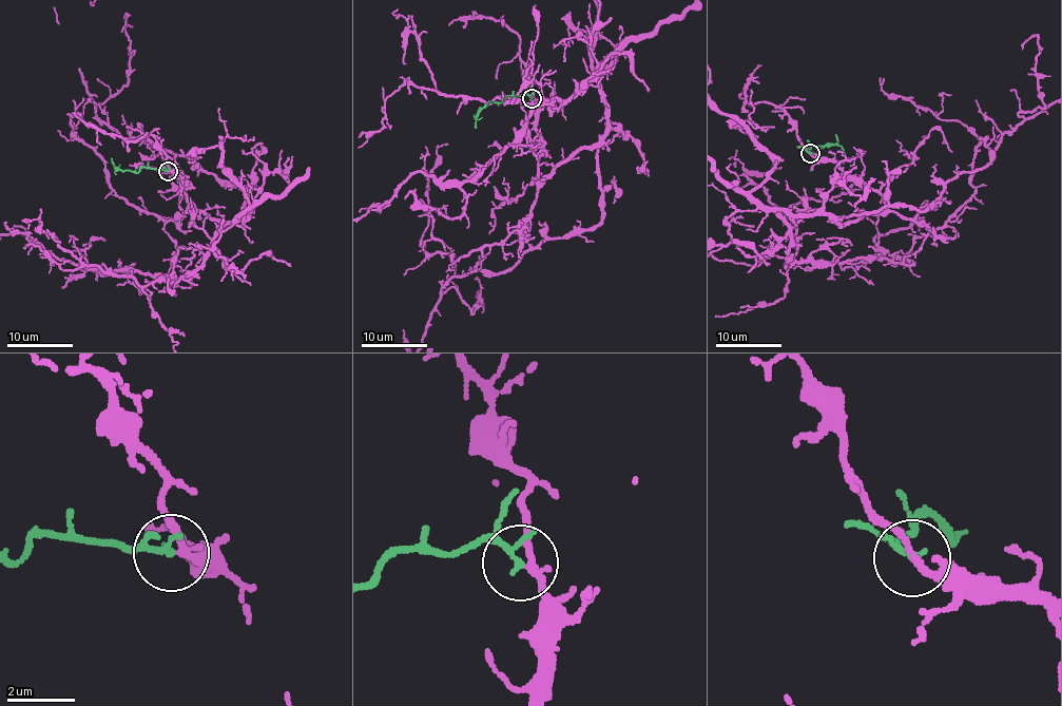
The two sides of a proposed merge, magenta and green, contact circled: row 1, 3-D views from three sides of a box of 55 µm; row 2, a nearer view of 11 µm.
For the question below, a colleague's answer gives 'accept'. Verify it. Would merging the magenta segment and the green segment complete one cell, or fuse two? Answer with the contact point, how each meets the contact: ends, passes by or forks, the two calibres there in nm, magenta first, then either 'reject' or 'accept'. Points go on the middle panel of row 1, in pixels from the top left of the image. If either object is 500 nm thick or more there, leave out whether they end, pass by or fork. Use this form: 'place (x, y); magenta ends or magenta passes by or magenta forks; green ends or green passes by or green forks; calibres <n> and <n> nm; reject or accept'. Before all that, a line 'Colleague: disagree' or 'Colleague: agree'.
Colleague: agree
place (532, 98); magenta passes by; green forks; calibres 200 and 120 nm; accept

